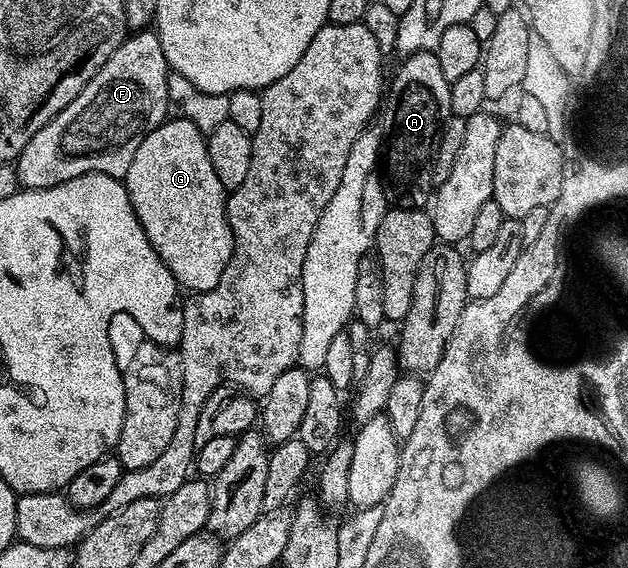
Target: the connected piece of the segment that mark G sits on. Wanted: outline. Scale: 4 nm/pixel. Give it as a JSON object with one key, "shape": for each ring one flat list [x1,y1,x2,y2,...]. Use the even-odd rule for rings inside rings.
{"shape":[[173,118,164,120,160,126,153,128,153,132,143,137,141,148,137,148,137,156,133,156,133,164,129,164,125,185,131,194,133,212,145,236,149,236,149,244,153,244,157,256,161,256,184,291,195,290,194,293,200,295,212,290,227,272,231,254,235,251,235,238,227,222,227,194,221,180,217,180,217,172,213,172,213,160,209,160,206,137,197,124,188,118]]}

